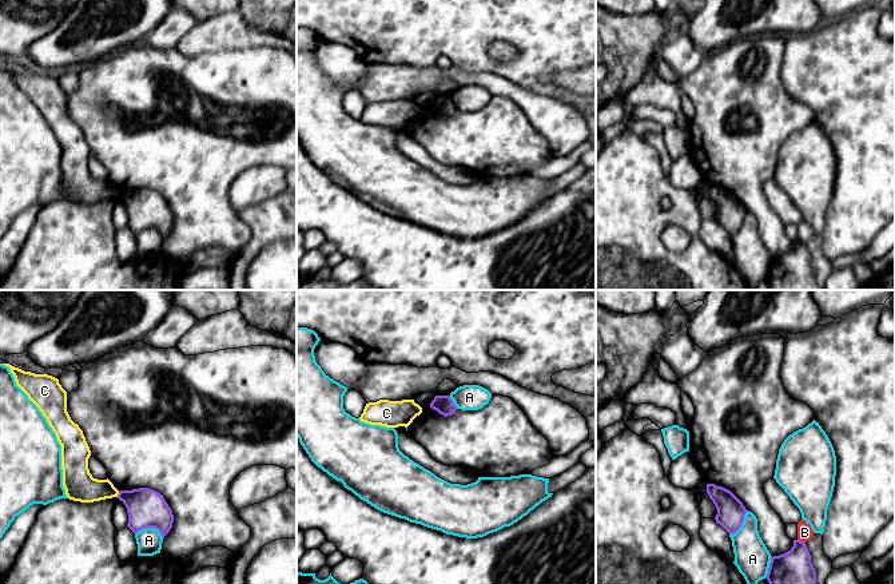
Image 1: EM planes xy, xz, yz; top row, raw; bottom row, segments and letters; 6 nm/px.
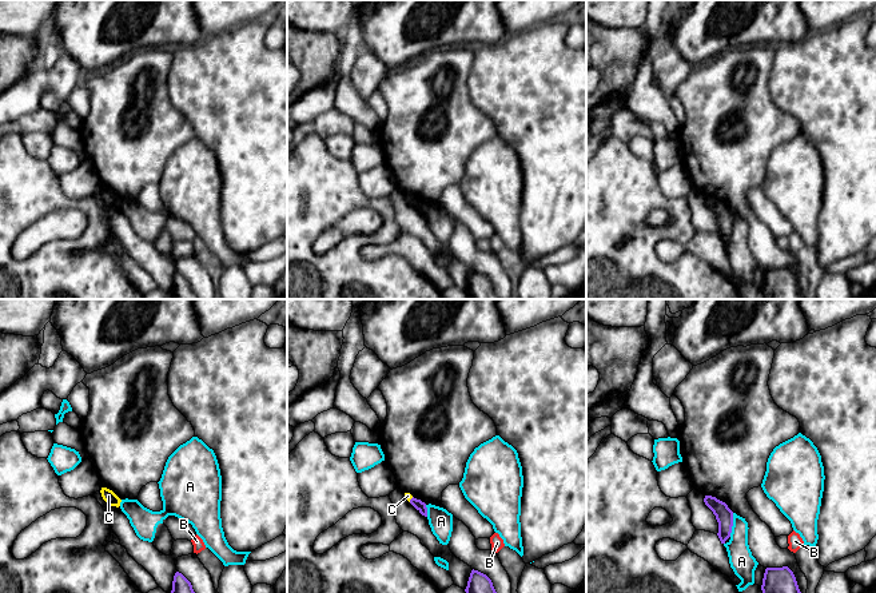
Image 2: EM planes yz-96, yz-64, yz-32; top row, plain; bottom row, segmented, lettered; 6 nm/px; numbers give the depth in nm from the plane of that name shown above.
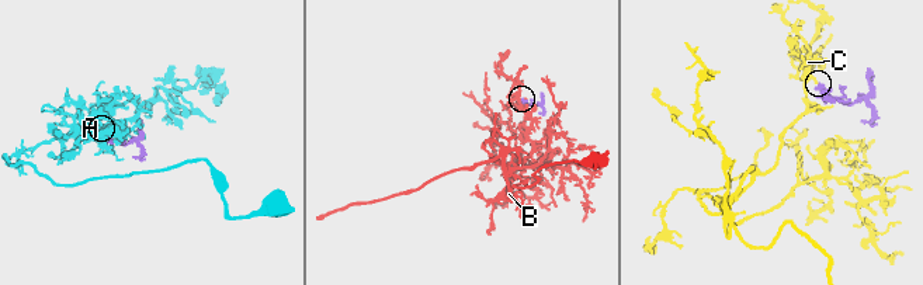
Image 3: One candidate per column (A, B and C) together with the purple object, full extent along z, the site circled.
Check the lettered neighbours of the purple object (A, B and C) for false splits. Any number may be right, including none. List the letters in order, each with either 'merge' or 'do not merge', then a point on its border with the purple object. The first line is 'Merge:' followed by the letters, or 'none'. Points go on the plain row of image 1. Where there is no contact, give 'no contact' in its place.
Merge: none
A: do not merge; contact xy (150, 227)
B: do not merge; contact yz (802, 242)
C: do not merge; contact xy (118, 195)

